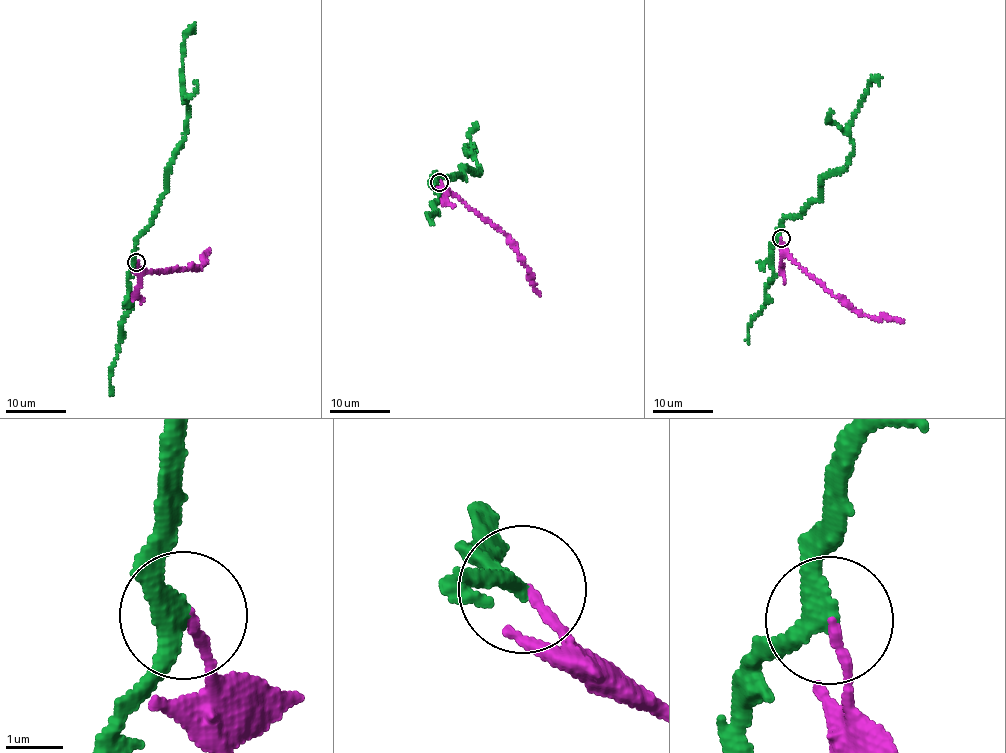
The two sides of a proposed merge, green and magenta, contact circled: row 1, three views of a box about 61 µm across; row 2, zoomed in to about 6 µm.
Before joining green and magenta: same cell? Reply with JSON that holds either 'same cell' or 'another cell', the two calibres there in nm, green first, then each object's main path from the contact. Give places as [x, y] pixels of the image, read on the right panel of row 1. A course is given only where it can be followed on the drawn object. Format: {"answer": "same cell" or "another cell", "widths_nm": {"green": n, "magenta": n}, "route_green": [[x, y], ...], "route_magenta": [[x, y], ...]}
{"answer": "another cell", "widths_nm": {"green": 280, "magenta": 160}, "route_green": [[781, 238], [781, 220], [800, 214], [820, 198], [820, 178], [844, 167], [847, 127], [869, 82], [882, 77]], "route_magenta": [[781, 239], [796, 265], [852, 308], [877, 320], [904, 319]]}

